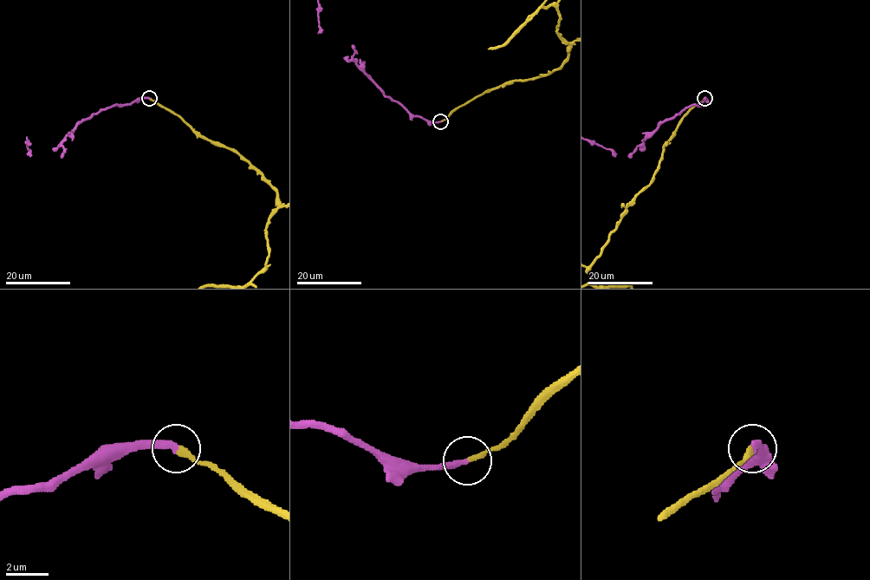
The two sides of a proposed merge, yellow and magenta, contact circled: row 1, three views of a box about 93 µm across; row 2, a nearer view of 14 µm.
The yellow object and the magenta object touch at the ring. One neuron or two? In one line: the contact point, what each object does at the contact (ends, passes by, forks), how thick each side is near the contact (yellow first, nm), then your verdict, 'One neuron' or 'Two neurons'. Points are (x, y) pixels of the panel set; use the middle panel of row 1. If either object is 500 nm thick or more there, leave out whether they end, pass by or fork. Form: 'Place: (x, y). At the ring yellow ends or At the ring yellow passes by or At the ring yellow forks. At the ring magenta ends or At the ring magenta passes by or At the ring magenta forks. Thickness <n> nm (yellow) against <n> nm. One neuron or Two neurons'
Place: (440, 121). At the ring yellow ends. At the ring magenta ends. Thickness 280 nm (yellow) against 320 nm. One neuron

